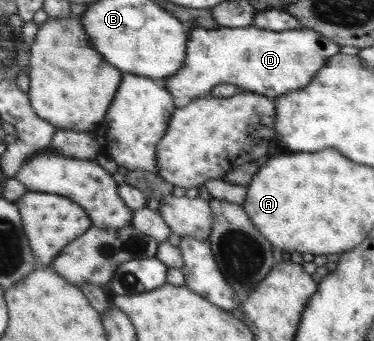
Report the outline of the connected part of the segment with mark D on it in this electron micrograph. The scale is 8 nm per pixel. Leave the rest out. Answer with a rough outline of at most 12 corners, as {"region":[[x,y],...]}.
{"region":[[310,28],[195,29],[178,103],[230,84],[275,99],[341,46]]}

